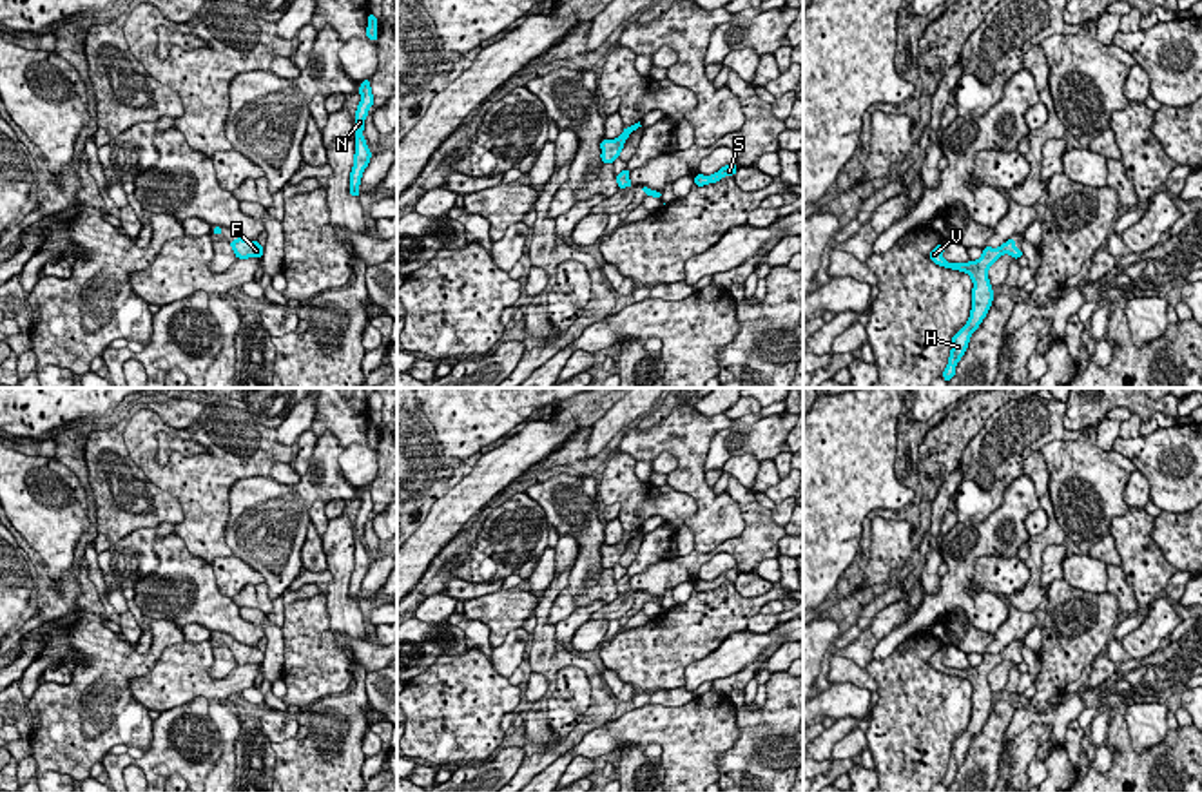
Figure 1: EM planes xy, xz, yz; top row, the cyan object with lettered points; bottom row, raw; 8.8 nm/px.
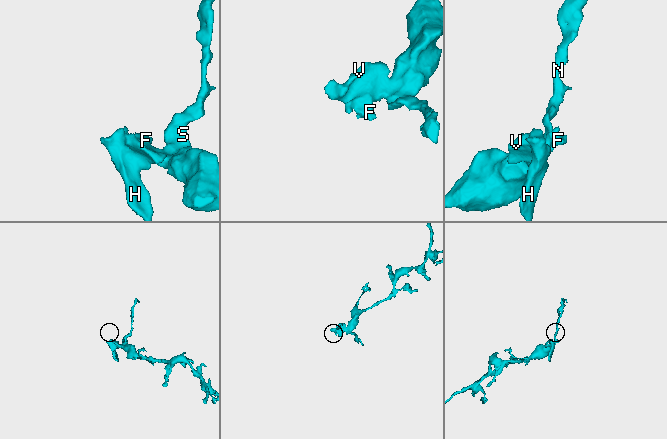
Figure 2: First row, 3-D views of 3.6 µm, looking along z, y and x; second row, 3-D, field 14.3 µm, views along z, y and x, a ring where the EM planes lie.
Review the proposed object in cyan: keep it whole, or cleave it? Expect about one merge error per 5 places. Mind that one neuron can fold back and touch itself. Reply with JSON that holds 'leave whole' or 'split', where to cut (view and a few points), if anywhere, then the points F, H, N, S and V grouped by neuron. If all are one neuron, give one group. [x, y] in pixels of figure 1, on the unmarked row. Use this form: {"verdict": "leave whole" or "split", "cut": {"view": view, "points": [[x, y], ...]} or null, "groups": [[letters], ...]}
{"verdict": "leave whole", "cut": null, "groups": [["F", "H", "N", "S", "V"]]}

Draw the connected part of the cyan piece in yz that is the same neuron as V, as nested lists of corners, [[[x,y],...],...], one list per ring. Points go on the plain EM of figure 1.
[[[1010,643],[999,654],[992,654],[992,652],[983,654],[983,662],[977,667],[968,667],[968,669],[948,669],[943,663],[945,654],[946,654],[946,649],[937,651],[930,658],[930,667],[945,674],[968,680],[974,689],[970,723],[966,730],[952,743],[952,756],[950,756],[948,770],[943,778],[943,785],[948,788],[955,781],[955,770],[965,761],[972,739],[979,734],[979,730],[983,729],[983,725],[986,723],[992,712],[994,696],[988,685],[990,672],[1004,660],[1010,660],[1013,665],[1019,665],[1024,660],[1023,656],[1015,654],[1013,643]]]

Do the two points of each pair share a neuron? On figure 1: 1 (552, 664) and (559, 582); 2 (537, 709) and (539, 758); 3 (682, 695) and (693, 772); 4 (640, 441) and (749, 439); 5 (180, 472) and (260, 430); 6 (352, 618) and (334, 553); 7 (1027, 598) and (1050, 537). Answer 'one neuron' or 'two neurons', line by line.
1: one neuron
2: one neuron
3: two neurons
4: two neurons
5: one neuron
6: one neuron
7: one neuron

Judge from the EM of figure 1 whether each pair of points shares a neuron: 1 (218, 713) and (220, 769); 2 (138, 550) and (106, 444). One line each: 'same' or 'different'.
1: same
2: different

